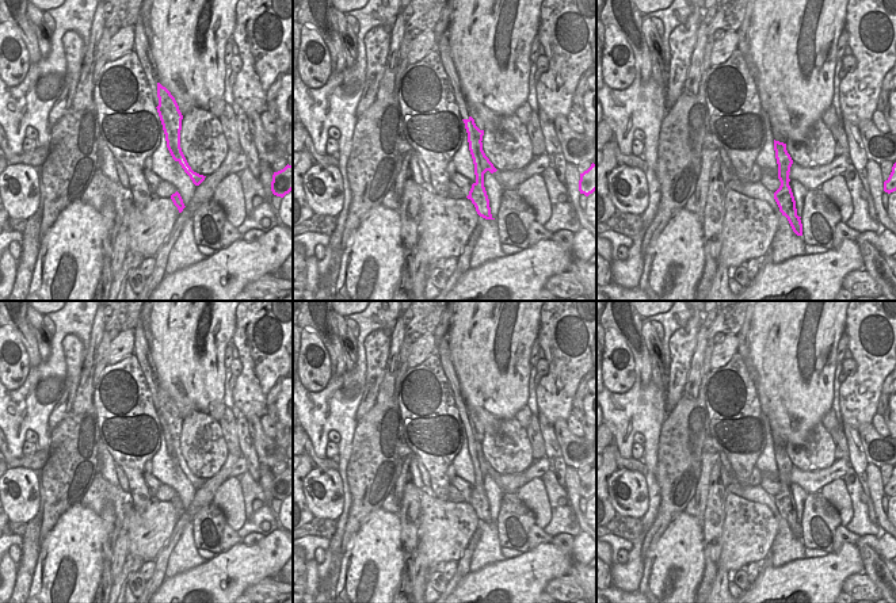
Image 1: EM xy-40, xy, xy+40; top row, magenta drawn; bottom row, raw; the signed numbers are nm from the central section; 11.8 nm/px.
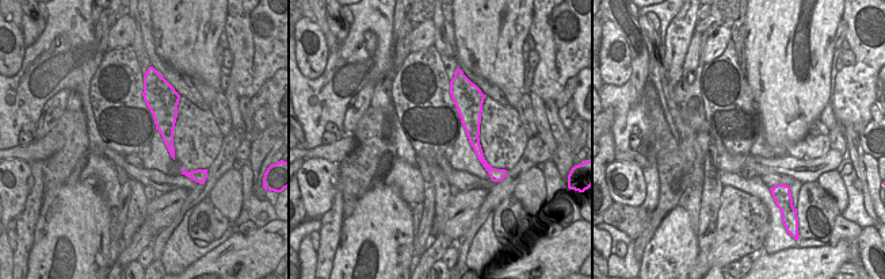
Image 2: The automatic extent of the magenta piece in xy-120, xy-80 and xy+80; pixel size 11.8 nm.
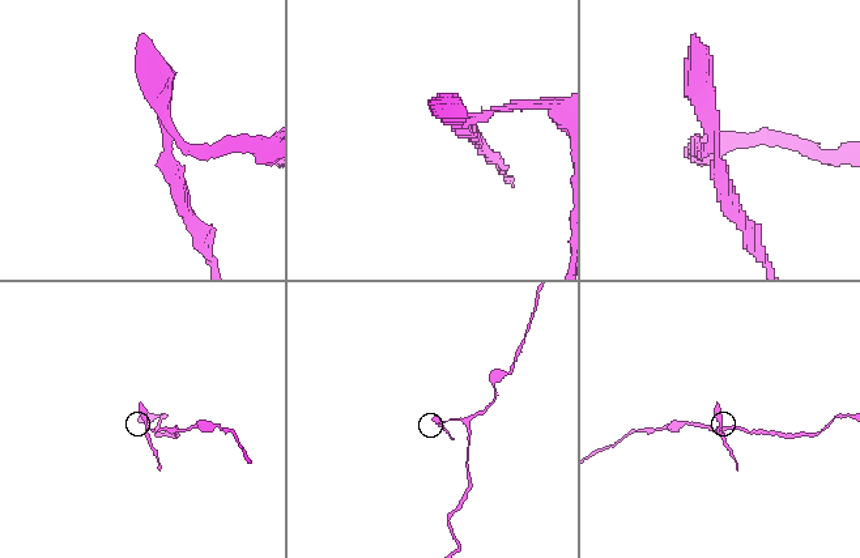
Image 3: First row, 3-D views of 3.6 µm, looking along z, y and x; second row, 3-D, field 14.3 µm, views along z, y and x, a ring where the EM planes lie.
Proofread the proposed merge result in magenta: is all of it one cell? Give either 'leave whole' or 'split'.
split

